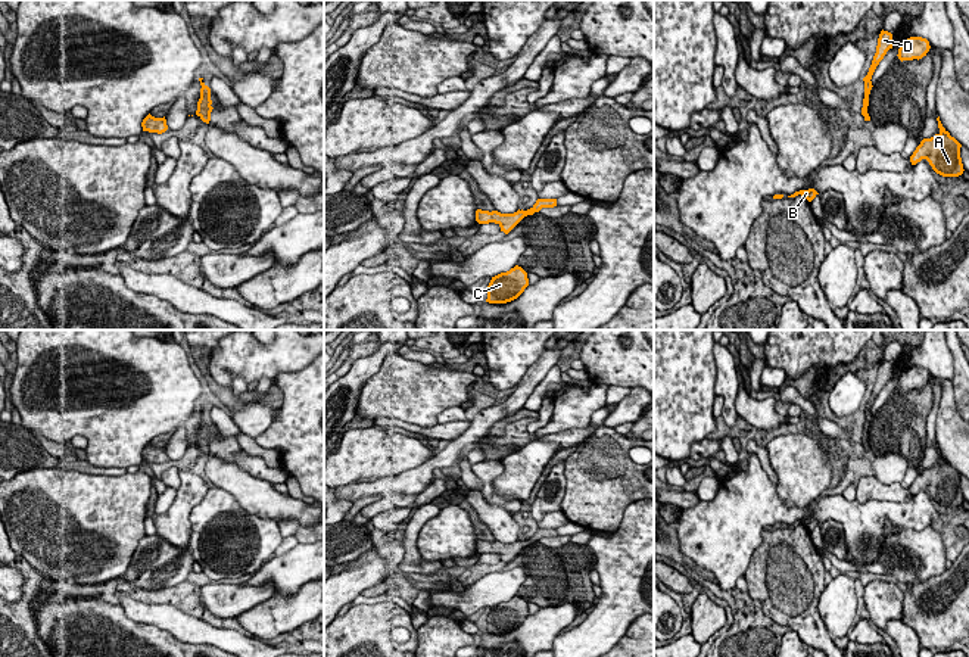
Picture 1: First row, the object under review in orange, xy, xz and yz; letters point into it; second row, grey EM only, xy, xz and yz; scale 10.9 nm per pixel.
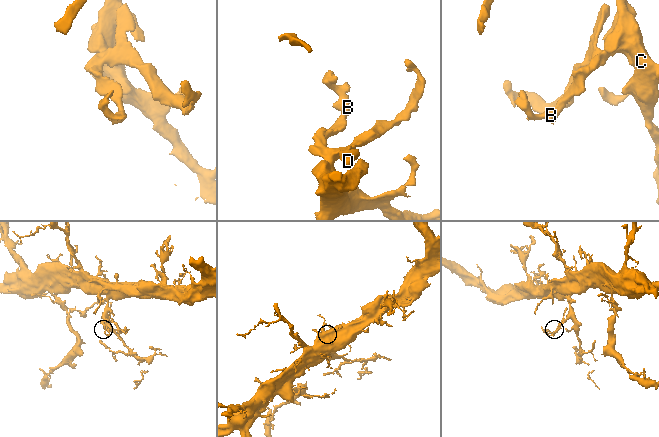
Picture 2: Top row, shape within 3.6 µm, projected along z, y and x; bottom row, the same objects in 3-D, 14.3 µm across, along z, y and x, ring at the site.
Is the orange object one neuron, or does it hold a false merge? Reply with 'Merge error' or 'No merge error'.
Merge error

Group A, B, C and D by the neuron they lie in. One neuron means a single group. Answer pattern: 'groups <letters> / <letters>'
groups A B C / D

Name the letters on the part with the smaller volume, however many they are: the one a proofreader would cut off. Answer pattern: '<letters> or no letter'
D

